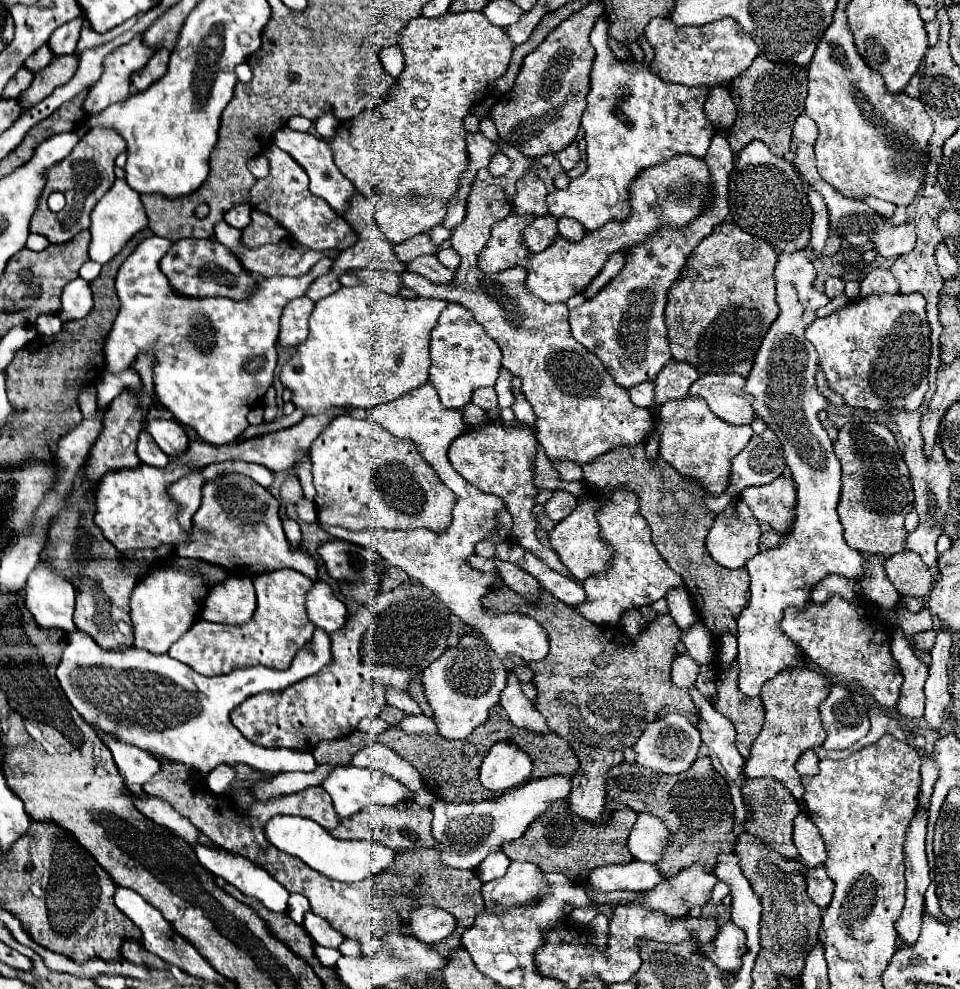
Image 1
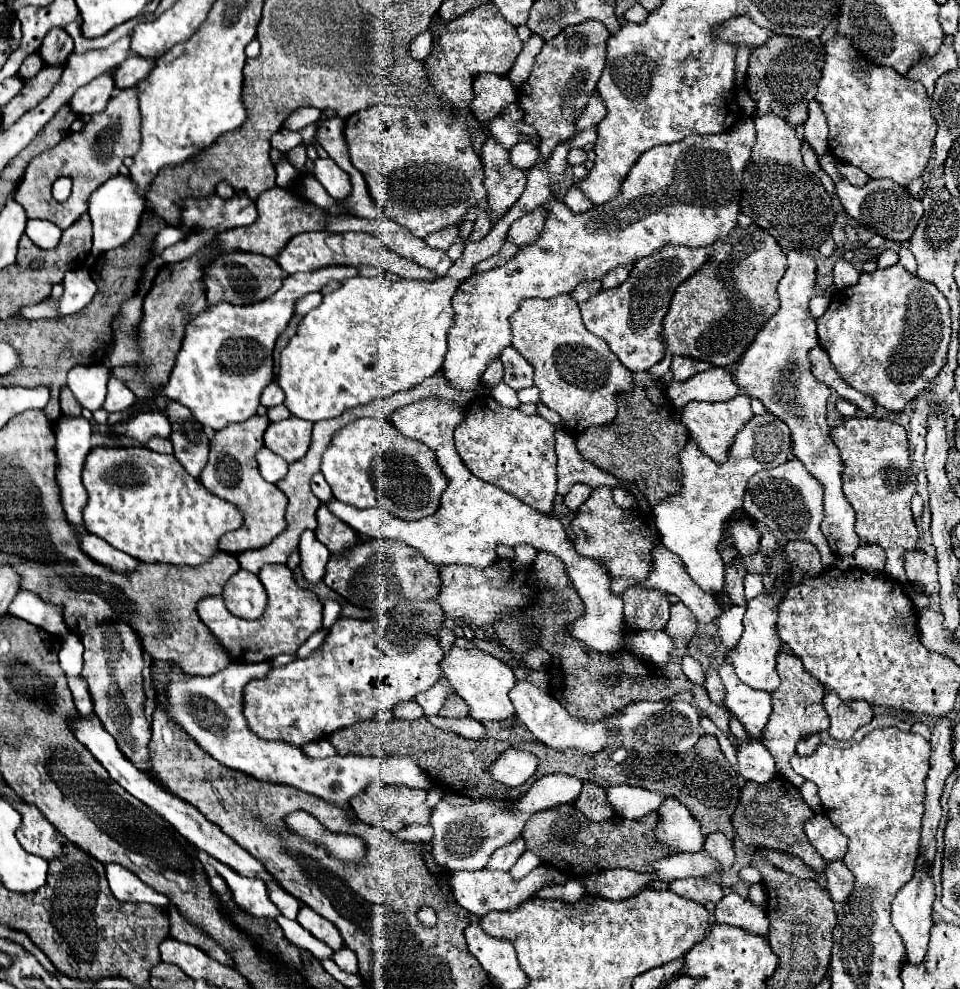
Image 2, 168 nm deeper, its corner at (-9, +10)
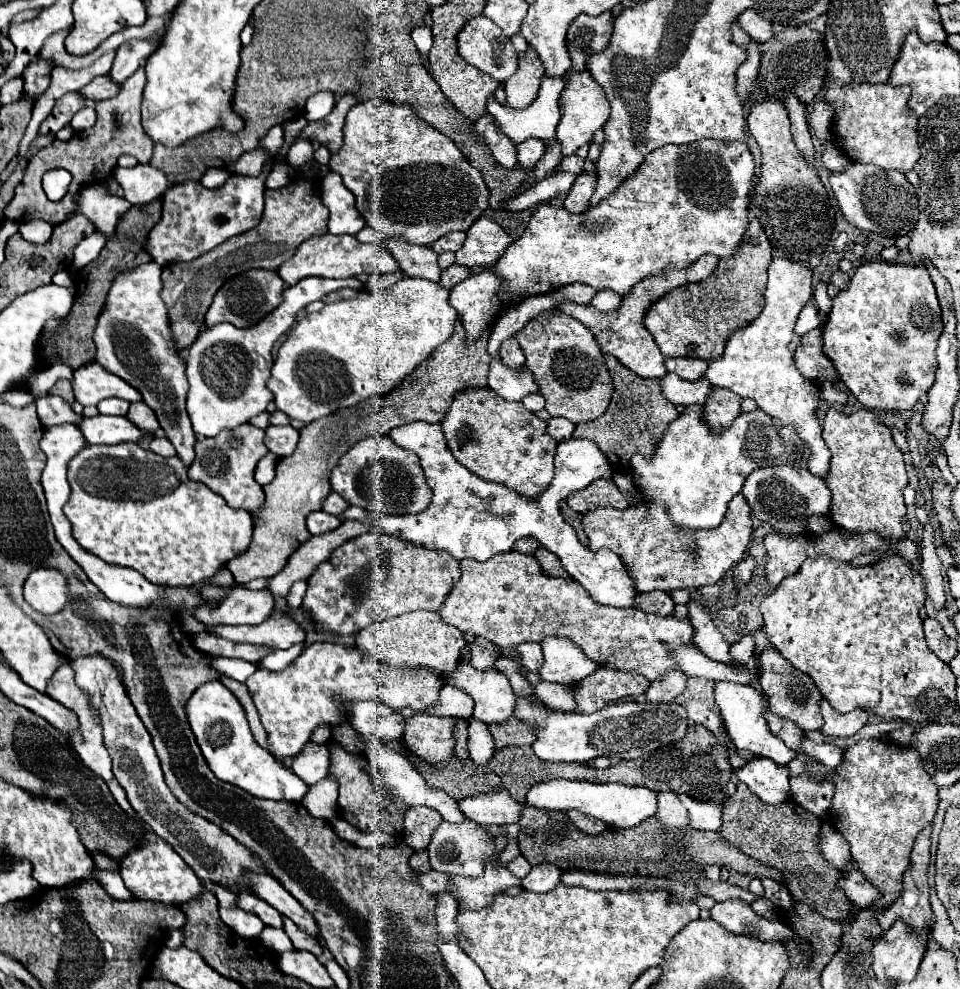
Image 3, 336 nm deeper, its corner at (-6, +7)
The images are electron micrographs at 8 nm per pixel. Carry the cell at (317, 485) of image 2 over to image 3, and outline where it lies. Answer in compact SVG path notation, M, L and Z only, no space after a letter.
M330 492L328 498L324 500L324 508L322 508L322 510L326 510L328 514L334 514L334 516L342 516L342 512L344 512L348 506L350 506L350 504L348 504L340 494Z

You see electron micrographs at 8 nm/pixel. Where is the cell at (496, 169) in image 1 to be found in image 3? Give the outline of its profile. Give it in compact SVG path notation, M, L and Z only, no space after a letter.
M538 138L524 140L522 144L518 144L518 166L520 168L534 168L534 164L542 158L544 152L546 152L544 140L538 140Z

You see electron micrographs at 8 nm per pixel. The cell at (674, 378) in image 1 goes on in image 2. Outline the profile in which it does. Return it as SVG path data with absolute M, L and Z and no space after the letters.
M673 355L673 359L671 359L671 373L673 373L671 383L687 381L693 375L697 375L697 373L709 369L709 367L711 367L711 363L707 363L707 361L697 361L697 359L691 359L691 357Z

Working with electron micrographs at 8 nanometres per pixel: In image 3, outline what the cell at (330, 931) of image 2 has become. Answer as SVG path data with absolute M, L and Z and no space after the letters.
M284 918L284 930L296 950L306 950L314 956L320 956L324 952L324 948L318 946L318 942L314 942L314 938L306 938L306 934L302 934L302 930L298 930L298 926L294 926L294 922L290 922L288 918Z

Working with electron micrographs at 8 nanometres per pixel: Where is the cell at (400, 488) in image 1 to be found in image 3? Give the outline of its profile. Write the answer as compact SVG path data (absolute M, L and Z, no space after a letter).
M390 436L364 438L354 444L330 474L332 490L344 496L352 506L376 514L416 514L430 504L430 486L422 474L418 456L392 442Z

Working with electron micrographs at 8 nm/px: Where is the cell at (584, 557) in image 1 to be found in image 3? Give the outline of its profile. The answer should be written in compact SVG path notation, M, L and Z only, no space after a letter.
M736 494L732 498L732 502L728 504L728 512L726 512L722 524L718 528L710 528L710 530L688 530L688 528L676 526L672 522L668 510L656 502L640 502L638 506L630 506L626 510L598 508L598 510L584 514L582 526L584 526L584 532L590 540L588 548L590 550L608 548L608 550L616 552L624 560L630 574L634 576L634 584L638 586L640 592L652 592L652 590L672 592L678 588L690 588L692 590L692 588L716 584L732 564L738 564L742 560L746 546L750 542L748 538L752 534L750 506L742 494Z

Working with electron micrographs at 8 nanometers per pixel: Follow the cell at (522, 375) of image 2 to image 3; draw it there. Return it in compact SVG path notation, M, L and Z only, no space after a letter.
M512 336L512 338L506 338L506 340L502 342L502 346L500 346L500 358L502 358L508 366L514 366L514 368L524 366L524 354L522 354L522 348L520 348L520 344L516 342L514 336Z

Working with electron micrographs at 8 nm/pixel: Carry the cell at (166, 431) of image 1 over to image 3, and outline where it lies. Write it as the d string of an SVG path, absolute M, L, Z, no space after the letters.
M92 416L82 418L78 428L86 444L120 444L120 442L140 442L144 432L138 430L126 416Z

